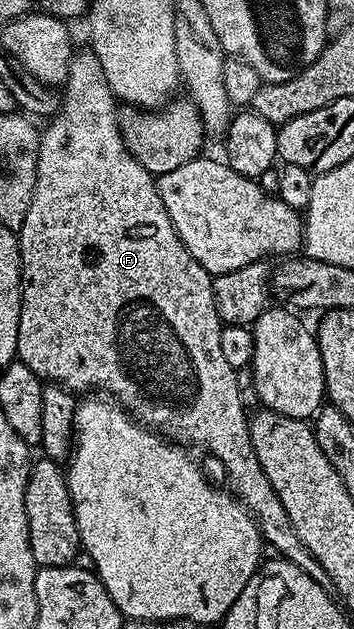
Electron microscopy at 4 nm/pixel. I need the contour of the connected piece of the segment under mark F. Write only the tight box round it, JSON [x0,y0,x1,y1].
[16,48,332,590]

